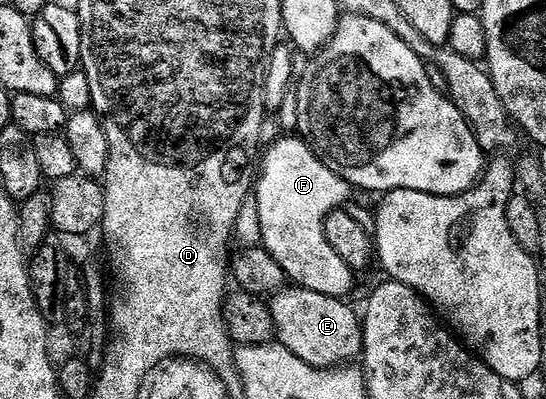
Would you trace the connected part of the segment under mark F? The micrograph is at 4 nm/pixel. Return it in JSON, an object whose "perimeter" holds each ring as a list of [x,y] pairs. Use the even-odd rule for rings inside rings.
{"perimeter":[[[293,136],[275,141],[265,161],[263,156],[259,164],[261,177],[257,184],[255,180],[255,200],[257,196],[257,224],[265,243],[262,245],[294,285],[345,298],[353,288],[355,274],[331,250],[325,237],[325,219],[348,205],[345,203],[349,200],[351,185],[328,168],[304,140]]]}

